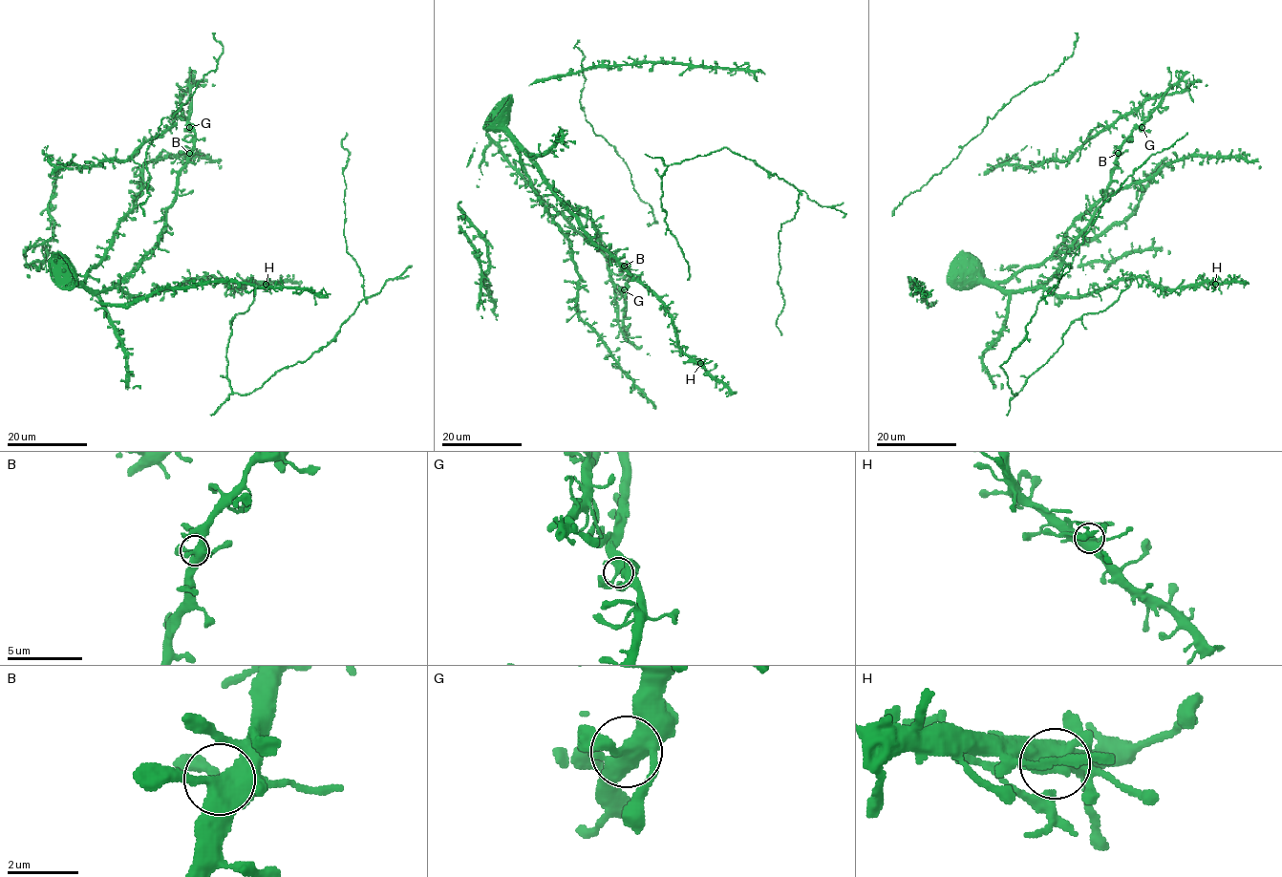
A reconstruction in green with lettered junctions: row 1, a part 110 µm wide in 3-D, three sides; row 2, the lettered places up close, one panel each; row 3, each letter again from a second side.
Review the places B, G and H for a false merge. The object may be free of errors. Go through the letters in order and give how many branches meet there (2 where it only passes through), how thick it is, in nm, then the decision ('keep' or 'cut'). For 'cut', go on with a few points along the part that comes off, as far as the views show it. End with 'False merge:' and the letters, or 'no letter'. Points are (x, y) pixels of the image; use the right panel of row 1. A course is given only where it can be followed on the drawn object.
B: branches 5; calibre 440 nm; keep
G: branches 5; calibre 440 nm; keep
H: branches 5; calibre 460 nm; cut
False merge: H

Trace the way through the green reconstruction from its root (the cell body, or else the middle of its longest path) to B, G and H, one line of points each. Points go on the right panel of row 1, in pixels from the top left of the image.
B: (1110, 286), (1078, 296), (1056, 296), (1045, 283), (1102, 203), (1118, 153)
G: (1110, 286), (1078, 296), (1056, 296), (1045, 283), (1102, 203), (1121, 143), (1134, 129), (1142, 127)
H: (1110, 286), (1138, 277), (1166, 289), (1198, 287), (1203, 283), (1215, 284)

